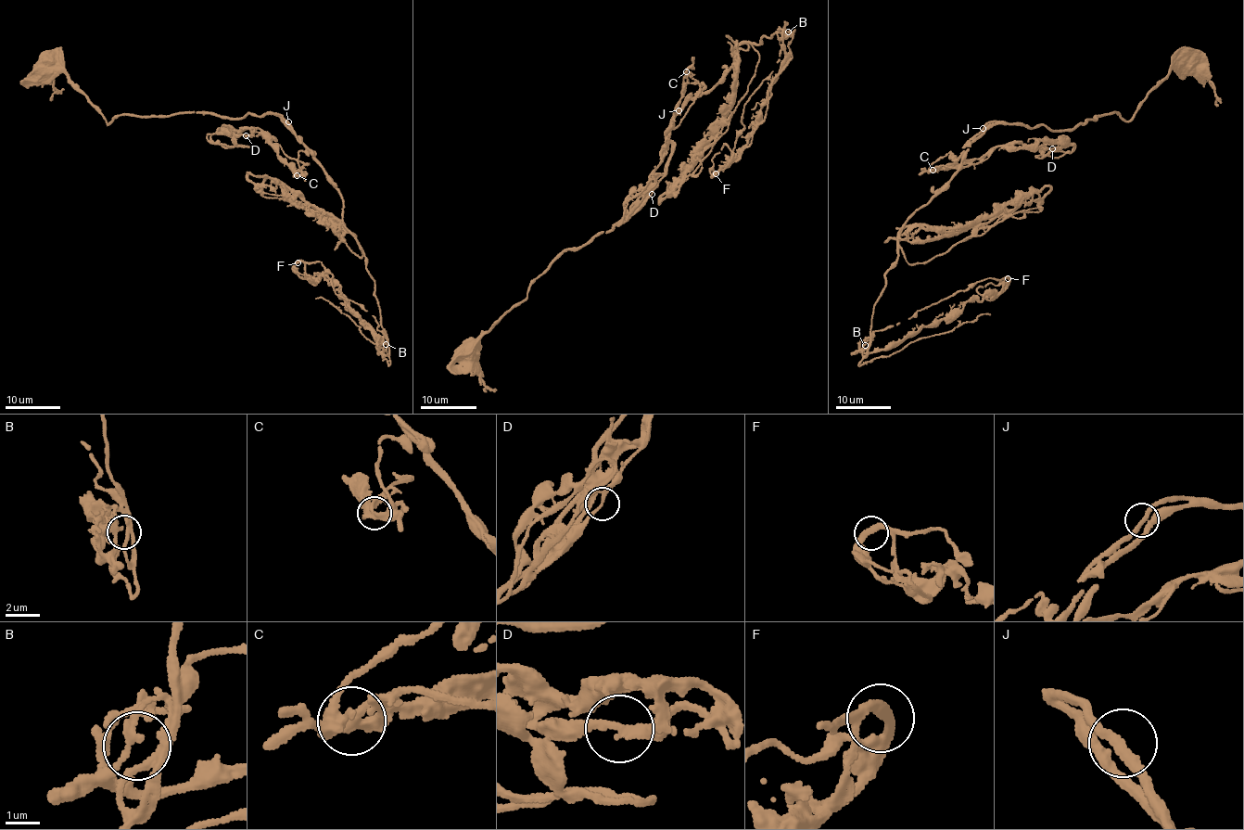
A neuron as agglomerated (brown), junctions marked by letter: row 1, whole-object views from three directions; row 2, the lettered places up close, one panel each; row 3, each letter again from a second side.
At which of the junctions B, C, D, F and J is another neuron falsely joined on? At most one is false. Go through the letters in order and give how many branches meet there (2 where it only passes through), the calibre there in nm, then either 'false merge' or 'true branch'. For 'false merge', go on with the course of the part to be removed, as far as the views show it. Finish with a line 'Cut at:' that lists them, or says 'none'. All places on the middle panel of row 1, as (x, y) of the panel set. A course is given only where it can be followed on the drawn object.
B: branches 2; calibre 200 nm; true branch
C: branches 2; calibre 320 nm; true branch
D: branches 2; calibre 200 nm; true branch
F: branches 2; calibre 280 nm; true branch
J: branches 2; calibre 280 nm; true branch
Cut at: none

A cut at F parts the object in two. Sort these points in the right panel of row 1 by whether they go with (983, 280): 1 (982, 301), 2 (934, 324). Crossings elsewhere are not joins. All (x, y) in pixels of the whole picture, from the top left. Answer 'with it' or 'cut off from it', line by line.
1: cut off from it
2: cut off from it

